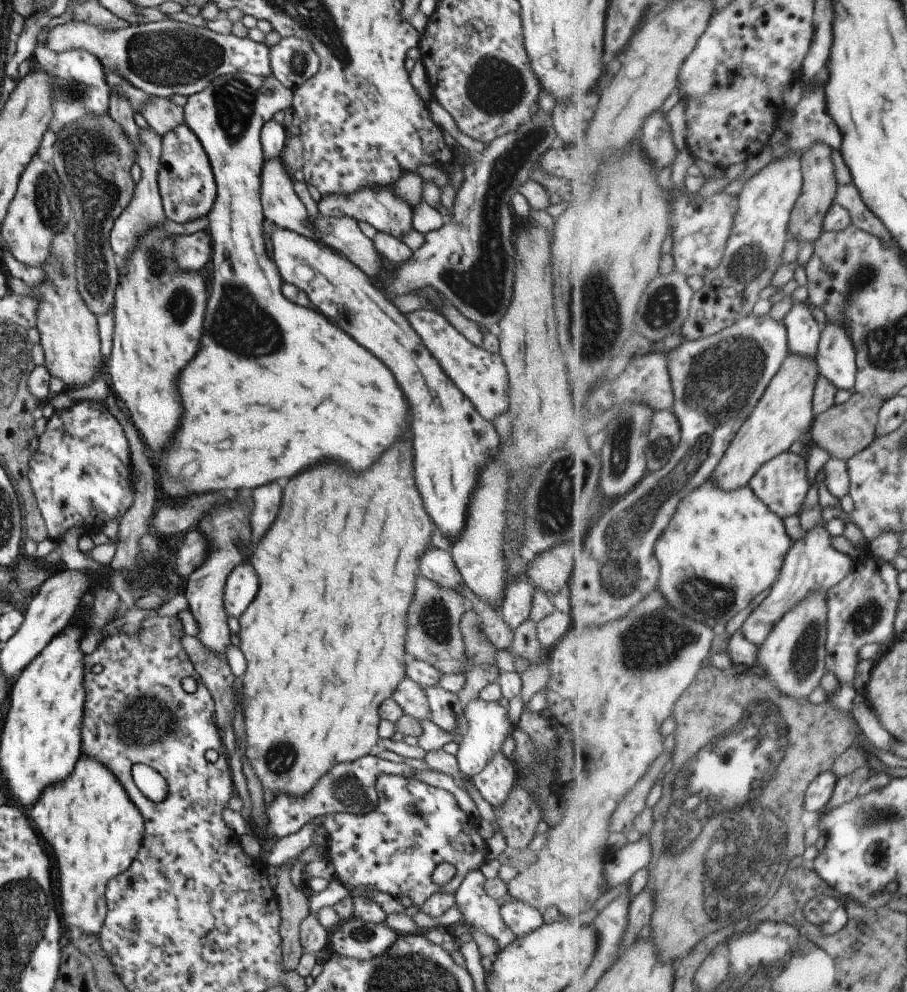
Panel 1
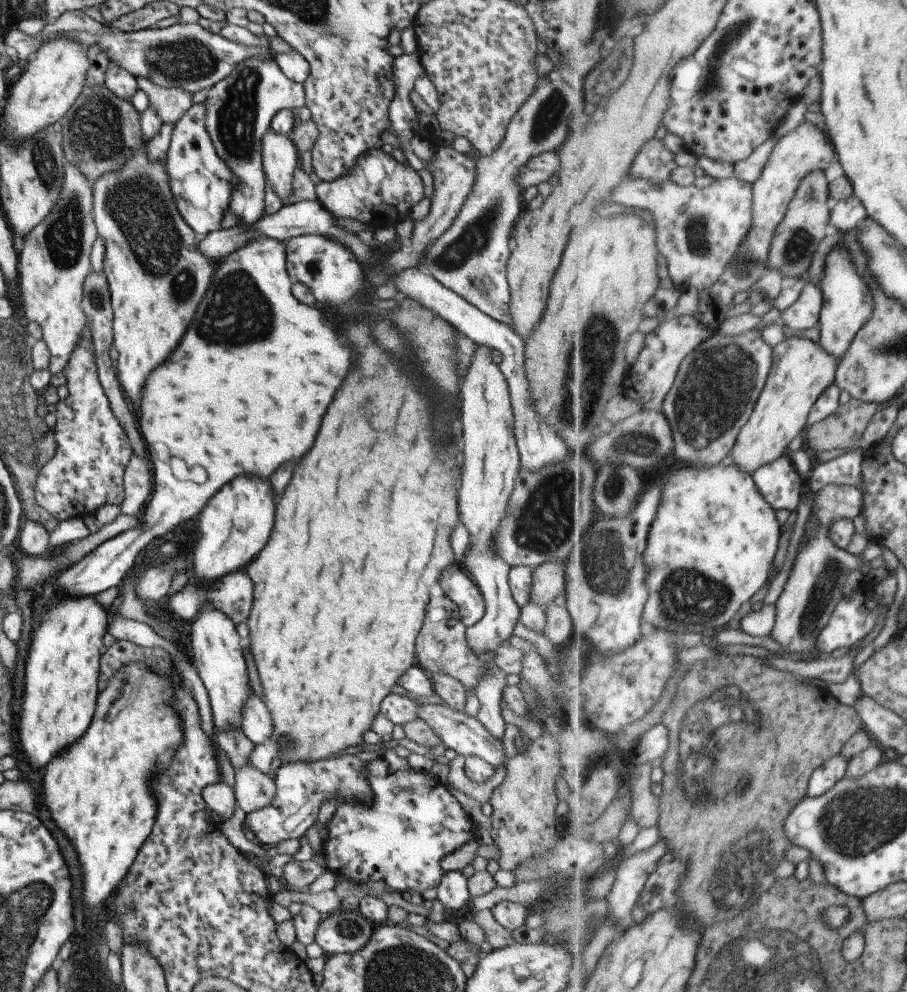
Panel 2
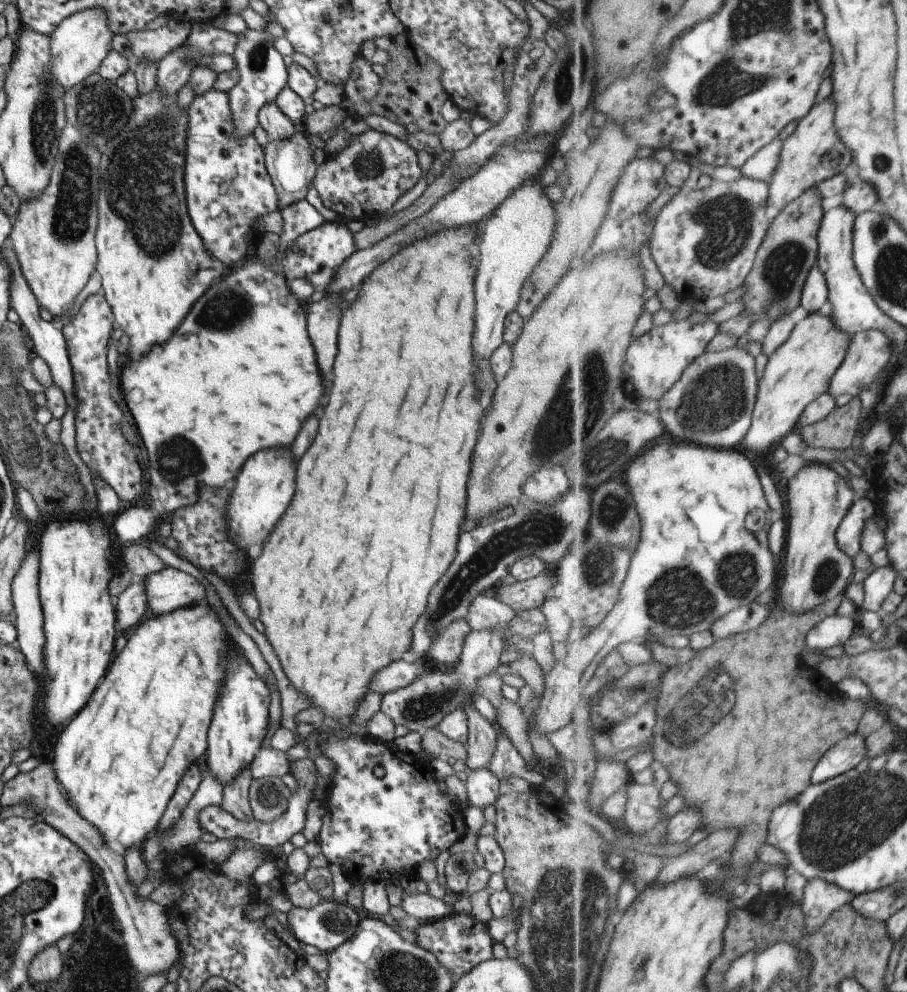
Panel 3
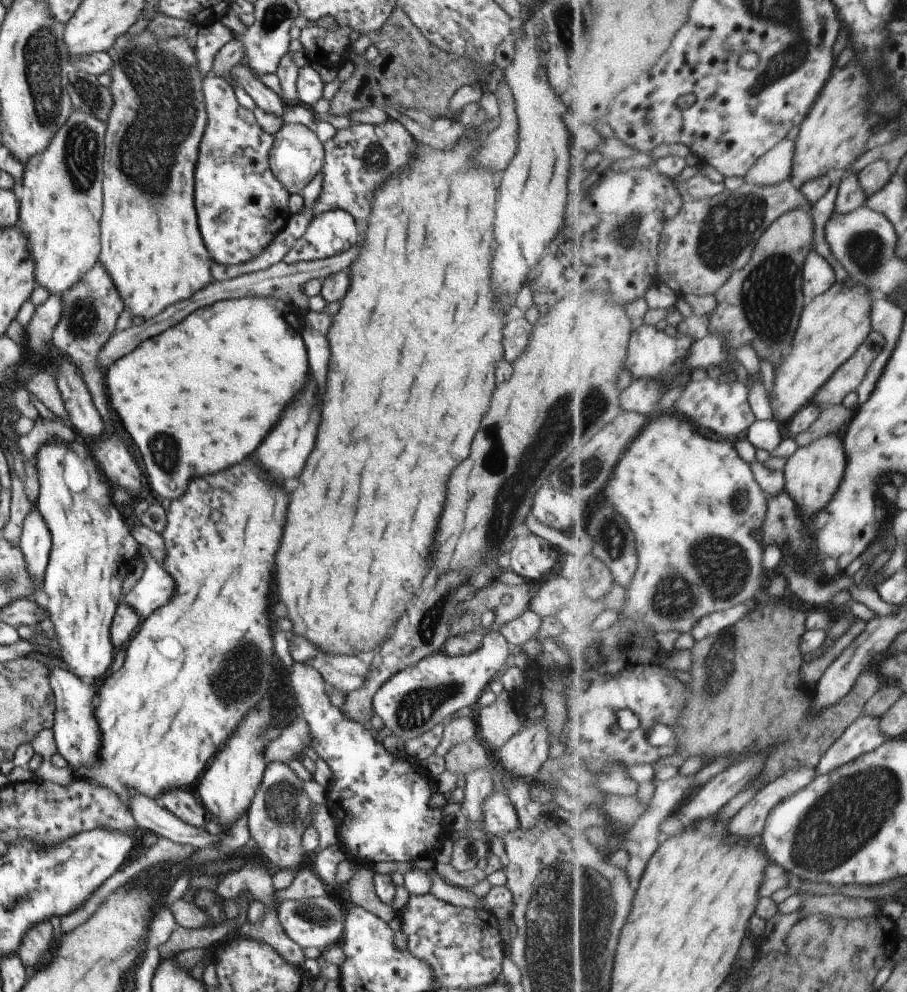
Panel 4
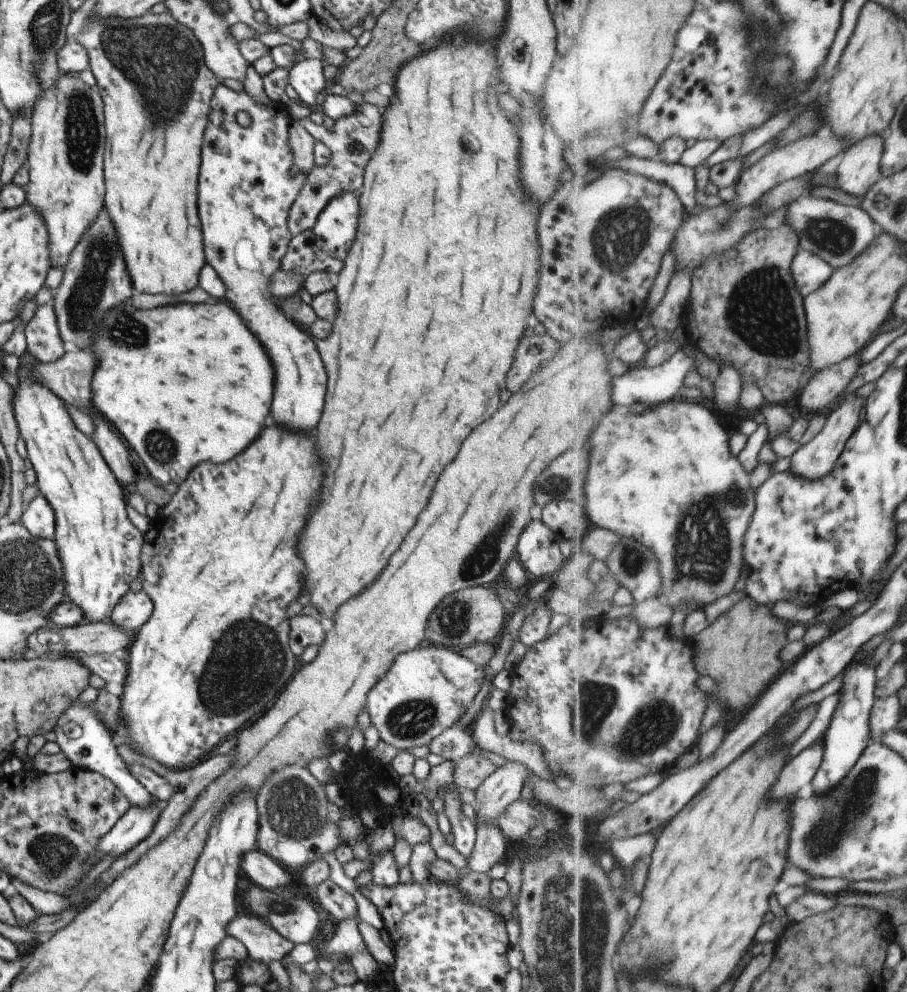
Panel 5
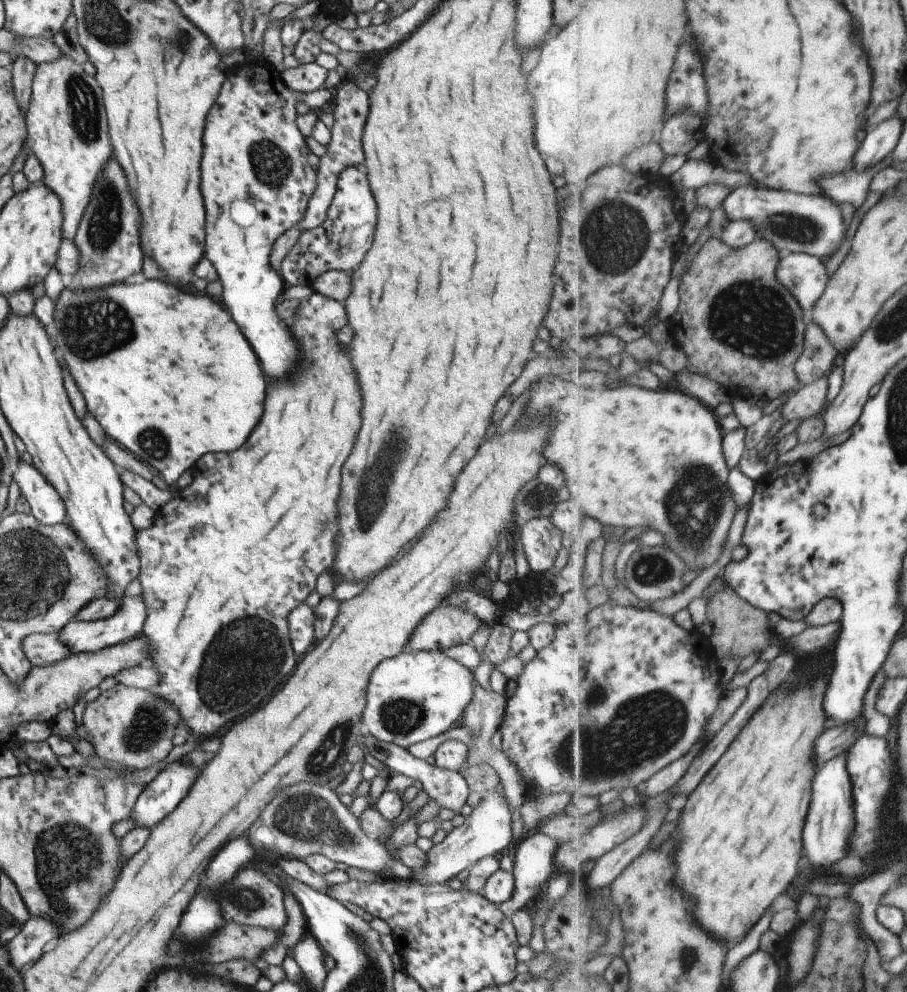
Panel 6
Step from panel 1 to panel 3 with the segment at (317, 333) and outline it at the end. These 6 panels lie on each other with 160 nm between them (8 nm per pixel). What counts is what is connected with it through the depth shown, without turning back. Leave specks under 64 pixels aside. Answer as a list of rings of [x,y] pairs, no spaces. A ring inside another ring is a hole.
[[[249,29],[236,34],[235,48],[232,54],[234,68],[239,72],[239,81],[226,93],[232,118],[232,134],[237,138],[251,135],[258,124],[258,110],[264,104],[274,101],[277,93],[287,85],[286,67],[283,57],[277,52],[273,44],[274,37],[263,29]],[[305,199],[279,210],[283,226],[274,258],[278,266],[269,266],[258,259],[254,250],[237,266],[209,285],[205,296],[191,306],[185,320],[173,330],[173,336],[151,348],[141,360],[124,358],[119,375],[119,388],[127,410],[133,416],[149,464],[147,494],[151,508],[133,506],[117,514],[113,522],[115,538],[110,549],[121,556],[122,548],[133,543],[147,542],[159,519],[169,519],[173,511],[197,500],[199,484],[225,484],[237,476],[235,468],[261,448],[289,446],[305,420],[319,406],[321,378],[315,364],[315,352],[305,334],[305,305],[288,289],[280,266],[282,252],[298,236],[325,221]]]

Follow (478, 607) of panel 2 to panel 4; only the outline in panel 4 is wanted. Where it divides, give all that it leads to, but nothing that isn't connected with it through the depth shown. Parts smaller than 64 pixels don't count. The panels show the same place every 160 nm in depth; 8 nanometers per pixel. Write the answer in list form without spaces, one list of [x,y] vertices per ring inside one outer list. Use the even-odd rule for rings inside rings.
[[[524,610],[517,618],[497,627],[497,631],[506,638],[509,644],[515,646],[523,644],[530,638],[540,638],[552,627],[554,627],[552,622],[545,621],[537,616],[536,612]]]

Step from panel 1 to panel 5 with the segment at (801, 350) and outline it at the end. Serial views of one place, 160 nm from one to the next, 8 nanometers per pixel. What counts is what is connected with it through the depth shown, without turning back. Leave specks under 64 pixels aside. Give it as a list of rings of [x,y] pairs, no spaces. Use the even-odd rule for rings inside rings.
[[[803,249],[792,262],[793,278],[804,298],[819,290],[832,277],[834,269],[818,254]]]

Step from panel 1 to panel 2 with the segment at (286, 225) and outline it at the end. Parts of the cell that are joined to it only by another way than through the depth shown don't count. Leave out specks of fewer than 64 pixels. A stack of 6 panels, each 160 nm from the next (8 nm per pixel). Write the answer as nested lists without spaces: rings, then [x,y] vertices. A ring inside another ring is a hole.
[[[267,128],[261,137],[261,164],[267,180],[284,204],[290,195],[291,175],[299,164],[299,154],[289,135],[276,133]]]

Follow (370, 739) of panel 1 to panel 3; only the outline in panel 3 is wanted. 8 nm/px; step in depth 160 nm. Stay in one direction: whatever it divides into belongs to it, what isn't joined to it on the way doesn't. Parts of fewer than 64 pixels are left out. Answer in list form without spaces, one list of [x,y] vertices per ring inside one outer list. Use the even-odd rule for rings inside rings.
[[[455,226],[455,228],[447,228],[445,232],[435,232],[433,236],[425,236],[425,238],[419,238],[419,240],[413,240],[411,244],[403,246],[399,252],[395,252],[389,260],[381,262],[367,278],[365,282],[369,282],[369,290],[365,290],[365,282],[361,284],[359,292],[357,292],[357,298],[351,302],[351,306],[347,310],[341,312],[341,322],[339,322],[339,332],[337,332],[337,356],[335,356],[335,362],[333,362],[333,380],[331,380],[331,388],[329,388],[329,398],[327,398],[327,404],[325,404],[325,412],[323,416],[319,418],[319,428],[317,428],[317,436],[313,438],[311,446],[307,452],[303,452],[303,456],[299,458],[297,462],[297,478],[295,478],[295,494],[289,502],[289,506],[285,508],[281,520],[275,524],[269,540],[265,542],[263,546],[263,552],[259,554],[259,558],[251,564],[251,588],[255,590],[255,598],[259,602],[259,610],[261,610],[261,622],[265,626],[265,636],[269,640],[269,644],[273,646],[279,662],[281,662],[281,668],[283,672],[287,674],[287,680],[295,686],[295,690],[303,692],[305,696],[309,696],[309,700],[319,706],[323,710],[324,722],[333,722],[333,724],[341,724],[341,718],[346,718],[350,723],[352,717],[353,708],[355,708],[355,702],[359,700],[368,690],[367,682],[371,678],[371,674],[383,666],[387,666],[389,662],[397,660],[403,652],[407,654],[409,648],[409,628],[413,626],[413,622],[417,620],[417,616],[424,610],[425,600],[427,600],[427,594],[429,594],[429,588],[433,586],[433,582],[439,580],[439,576],[447,570],[449,563],[452,561],[453,555],[455,554],[455,544],[457,544],[457,534],[459,534],[459,528],[461,528],[461,518],[463,518],[463,506],[465,506],[465,480],[467,480],[467,474],[469,474],[469,464],[471,464],[471,450],[473,450],[473,444],[475,444],[475,438],[477,438],[477,432],[479,432],[479,418],[483,414],[483,408],[481,404],[477,402],[479,400],[479,390],[475,388],[475,360],[473,360],[473,352],[471,352],[471,334],[473,334],[473,274],[475,274],[475,264],[473,264],[473,258],[469,254],[469,246],[475,242],[475,228],[473,226]]]

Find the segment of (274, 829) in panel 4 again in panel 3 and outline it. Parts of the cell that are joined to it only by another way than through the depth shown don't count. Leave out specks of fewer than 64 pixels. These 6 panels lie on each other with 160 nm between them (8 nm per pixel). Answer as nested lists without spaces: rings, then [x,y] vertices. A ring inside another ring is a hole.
[[[279,777],[253,779],[248,786],[248,803],[255,821],[268,823],[288,807],[290,789]]]

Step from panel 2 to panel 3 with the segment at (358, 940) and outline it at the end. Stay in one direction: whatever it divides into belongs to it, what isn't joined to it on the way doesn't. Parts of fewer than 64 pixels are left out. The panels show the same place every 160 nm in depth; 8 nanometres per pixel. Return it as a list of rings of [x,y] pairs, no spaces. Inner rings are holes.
[[[330,899],[320,900],[315,906],[306,909],[292,906],[286,913],[286,919],[292,935],[302,946],[311,944],[320,953],[328,954],[354,933],[353,929],[357,926],[361,915],[360,911],[349,907],[345,902]]]

